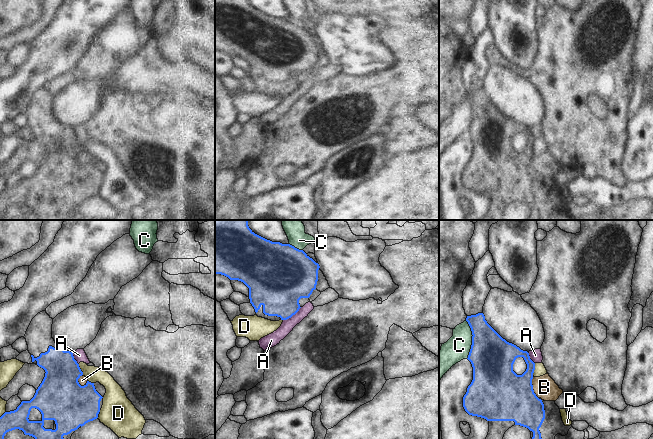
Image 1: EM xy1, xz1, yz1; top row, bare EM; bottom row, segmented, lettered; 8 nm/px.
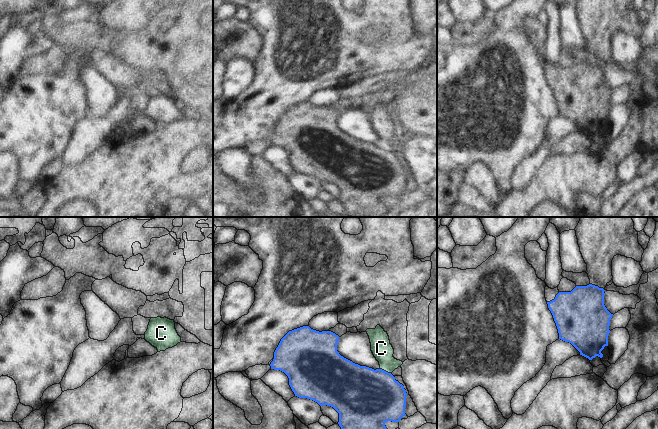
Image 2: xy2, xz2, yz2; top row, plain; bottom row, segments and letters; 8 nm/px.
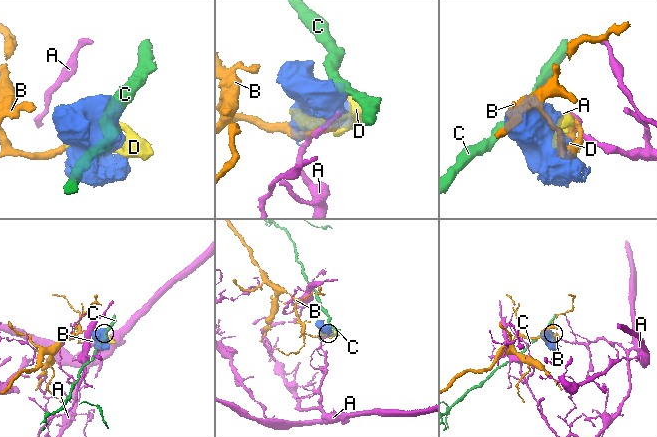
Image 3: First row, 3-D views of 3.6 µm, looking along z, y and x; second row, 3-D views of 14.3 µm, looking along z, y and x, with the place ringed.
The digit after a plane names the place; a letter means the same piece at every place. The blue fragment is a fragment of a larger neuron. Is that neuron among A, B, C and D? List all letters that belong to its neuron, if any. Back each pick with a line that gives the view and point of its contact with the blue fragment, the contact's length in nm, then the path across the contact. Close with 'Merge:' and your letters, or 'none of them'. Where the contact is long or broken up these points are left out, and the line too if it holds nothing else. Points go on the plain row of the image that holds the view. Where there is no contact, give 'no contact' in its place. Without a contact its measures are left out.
Merge: none of them

